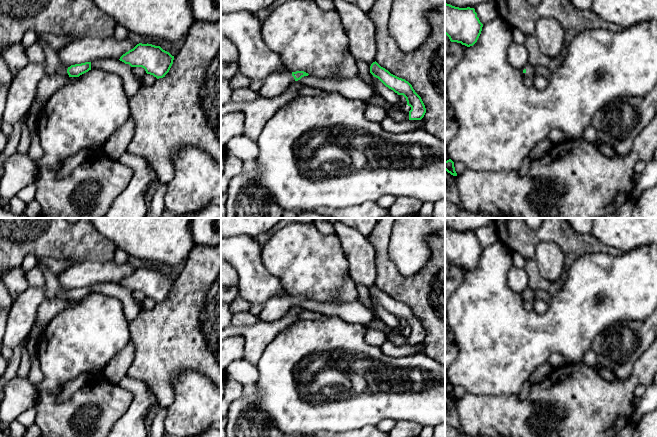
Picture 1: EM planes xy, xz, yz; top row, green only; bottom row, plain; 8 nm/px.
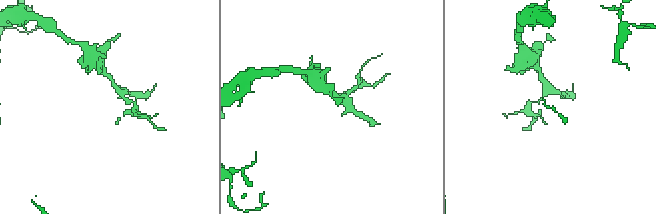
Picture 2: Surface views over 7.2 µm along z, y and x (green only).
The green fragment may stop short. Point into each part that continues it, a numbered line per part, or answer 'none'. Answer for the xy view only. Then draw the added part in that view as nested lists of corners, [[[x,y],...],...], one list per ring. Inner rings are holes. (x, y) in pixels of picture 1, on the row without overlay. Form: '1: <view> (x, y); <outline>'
1: xy (52, 288); [[[41,265],[40,270],[43,272],[45,278],[45,291],[47,294],[47,300],[62,299],[69,301],[67,294],[60,292],[58,275],[50,271],[46,266]]]

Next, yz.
1: yz (530, 296); [[[528,287],[525,293],[526,293],[526,296],[523,297],[524,301],[534,301],[535,300],[534,290],[532,288]]]

